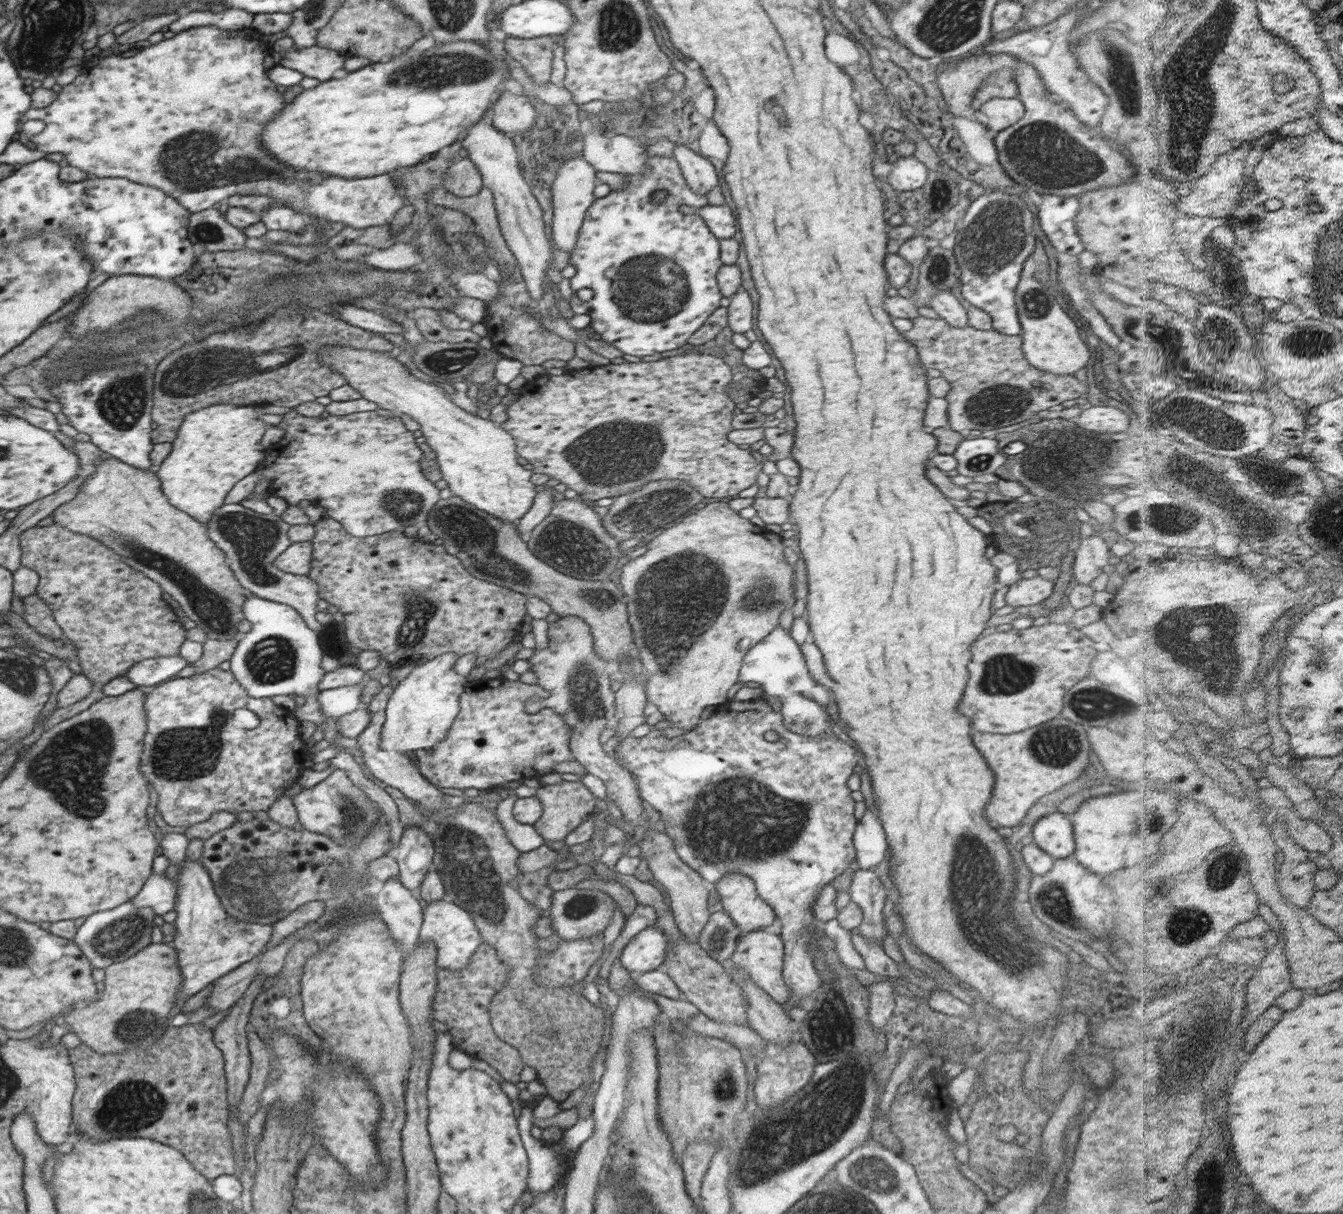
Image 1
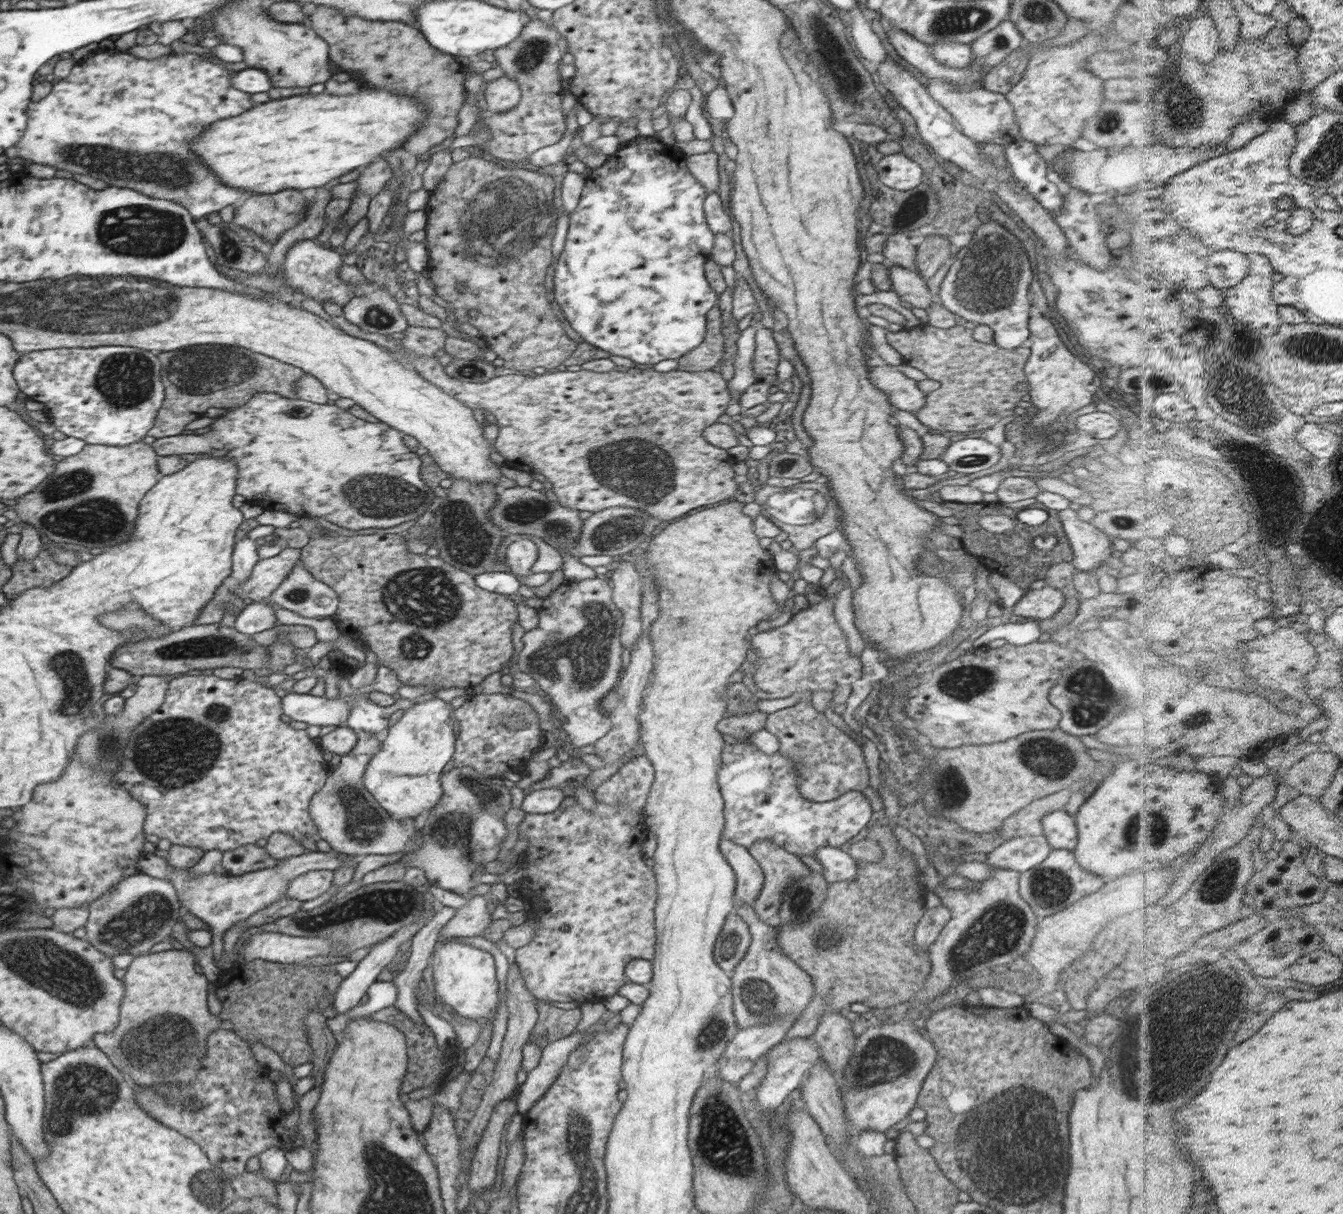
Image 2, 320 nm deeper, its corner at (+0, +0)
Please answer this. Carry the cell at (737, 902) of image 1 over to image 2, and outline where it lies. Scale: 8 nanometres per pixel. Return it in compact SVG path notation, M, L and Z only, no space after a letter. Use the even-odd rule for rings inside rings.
M721 839L719 847L736 875L736 904L752 904L765 883L761 866L745 846Z

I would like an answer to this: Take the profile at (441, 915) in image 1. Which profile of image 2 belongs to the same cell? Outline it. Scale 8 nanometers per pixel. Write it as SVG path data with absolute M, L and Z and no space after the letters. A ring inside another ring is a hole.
M458 936L441 938L442 940L446 940L446 943L436 946L431 957L430 966L432 966L437 1001L452 1007L452 1010L466 1019L494 1021L496 1009L500 1004L500 994L498 994L500 992L500 986L498 985L498 978L496 977L495 959L490 952L477 949L471 945L458 943L458 941L454 941L456 938L458 938Z

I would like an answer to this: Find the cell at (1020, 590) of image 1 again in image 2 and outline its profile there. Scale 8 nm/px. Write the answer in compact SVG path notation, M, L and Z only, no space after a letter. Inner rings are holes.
M1047 586L1040 590L1028 589L1024 597L1009 611L1018 616L1030 616L1030 618L1042 620L1052 618L1060 612L1064 604L1064 594L1060 592L1060 589Z

